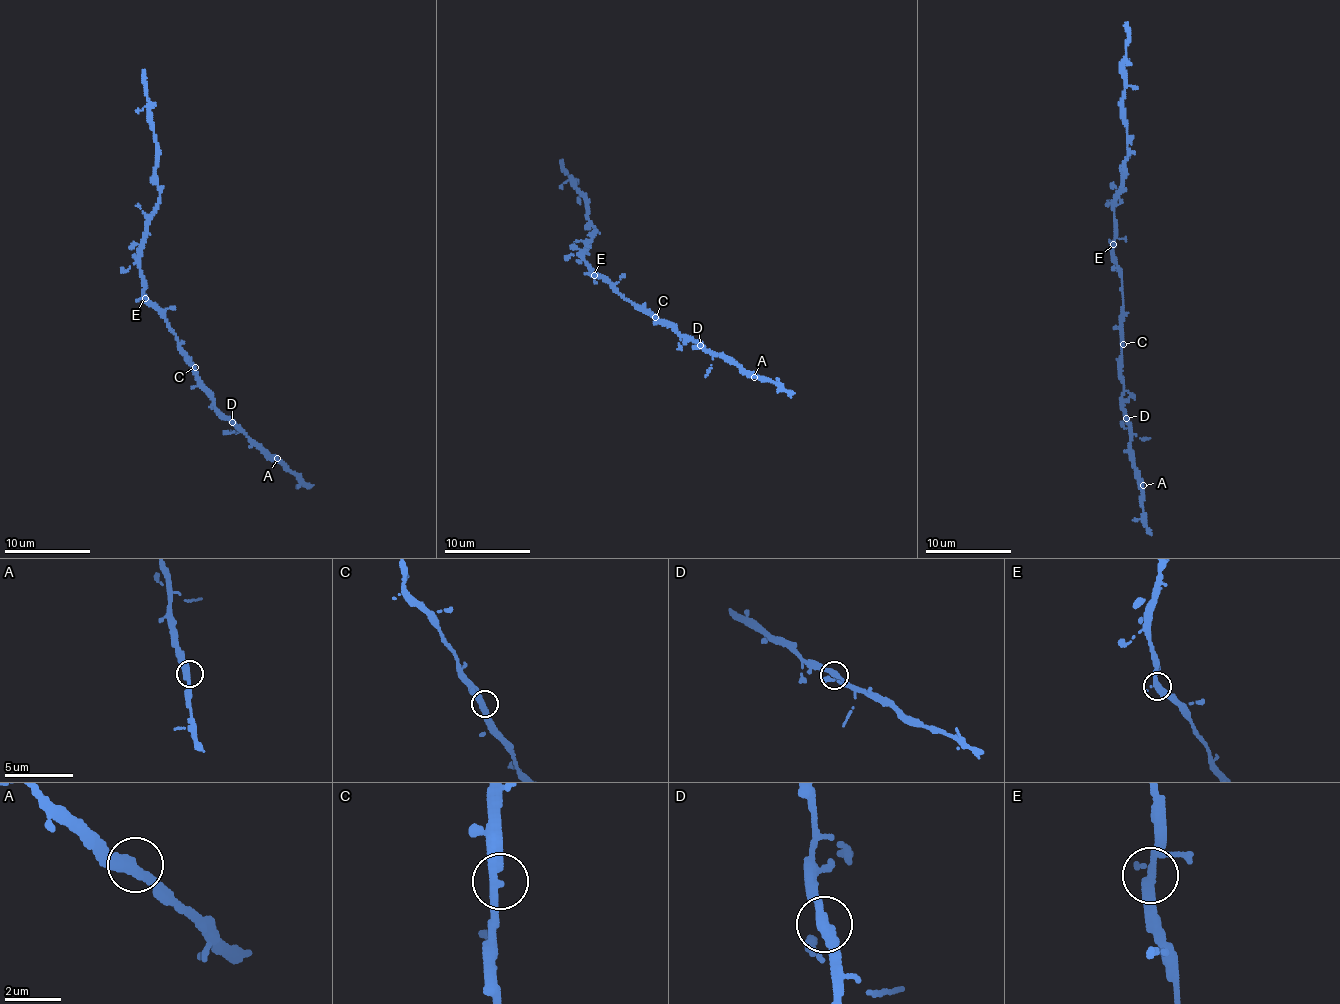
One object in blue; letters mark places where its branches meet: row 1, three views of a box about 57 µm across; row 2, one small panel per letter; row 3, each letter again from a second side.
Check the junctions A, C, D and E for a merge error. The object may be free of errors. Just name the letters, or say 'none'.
none

